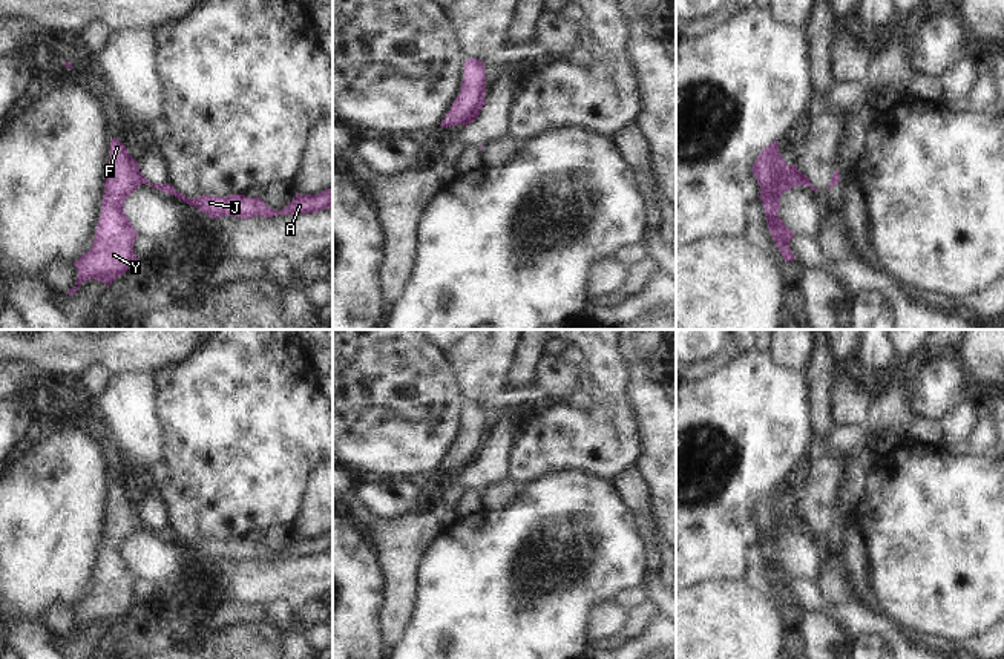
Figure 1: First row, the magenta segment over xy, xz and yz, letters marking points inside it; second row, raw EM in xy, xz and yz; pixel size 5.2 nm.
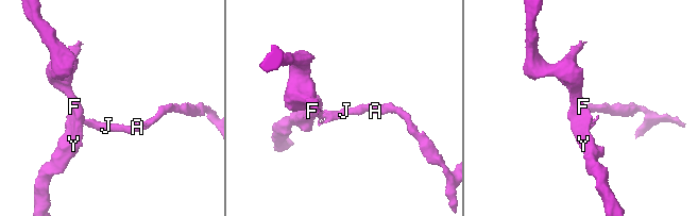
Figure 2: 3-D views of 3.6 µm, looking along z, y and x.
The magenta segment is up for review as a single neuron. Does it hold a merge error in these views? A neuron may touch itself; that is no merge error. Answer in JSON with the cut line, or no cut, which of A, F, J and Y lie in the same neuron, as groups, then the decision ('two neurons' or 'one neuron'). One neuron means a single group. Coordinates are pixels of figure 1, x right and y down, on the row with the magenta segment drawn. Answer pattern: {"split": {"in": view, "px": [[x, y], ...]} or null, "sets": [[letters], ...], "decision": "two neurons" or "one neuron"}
{"split": {"in": "yz", "px": [[796, 170], [796, 178], [802, 184]]}, "sets": [["A", "J"], ["F", "Y"]], "decision": "two neurons"}

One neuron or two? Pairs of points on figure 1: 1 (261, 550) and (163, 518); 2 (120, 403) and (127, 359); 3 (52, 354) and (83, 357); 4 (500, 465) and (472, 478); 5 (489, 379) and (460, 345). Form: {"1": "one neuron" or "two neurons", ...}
{"1": "one neuron", "2": "two neurons", "3": "one neuron", "4": "one neuron", "5": "one neuron"}

